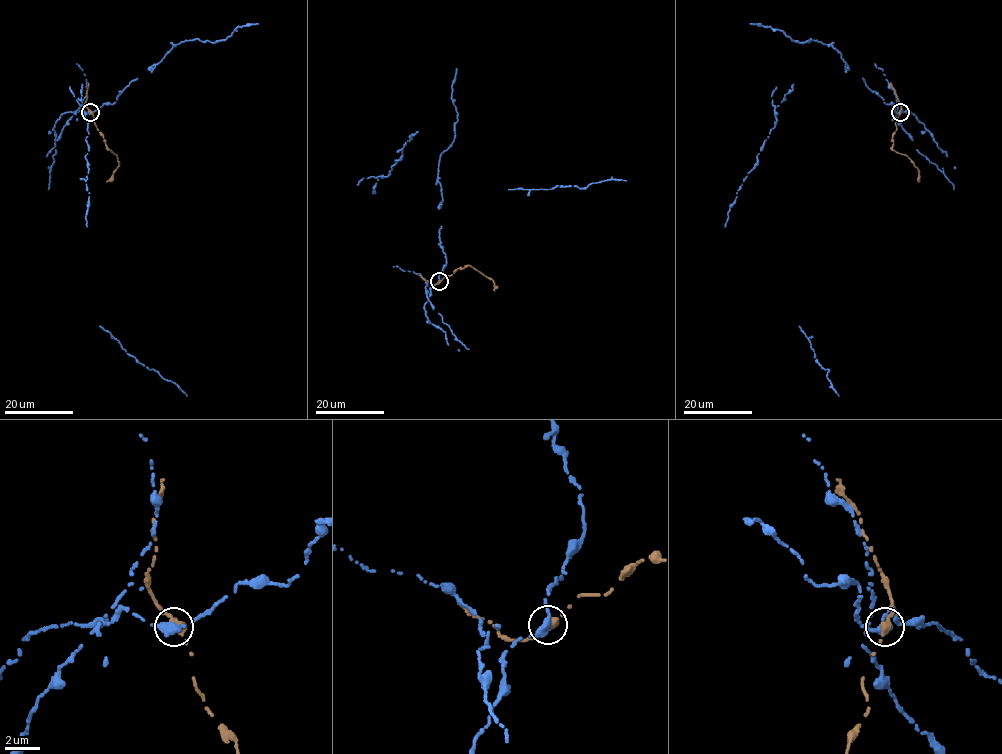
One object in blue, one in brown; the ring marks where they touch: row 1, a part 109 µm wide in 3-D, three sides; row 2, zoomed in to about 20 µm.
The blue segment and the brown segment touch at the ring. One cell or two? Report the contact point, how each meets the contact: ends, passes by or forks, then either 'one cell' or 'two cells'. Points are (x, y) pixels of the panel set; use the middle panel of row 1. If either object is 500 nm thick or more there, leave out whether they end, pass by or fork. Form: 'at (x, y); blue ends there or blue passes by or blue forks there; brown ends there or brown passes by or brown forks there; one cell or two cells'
at (439, 281); two cells

